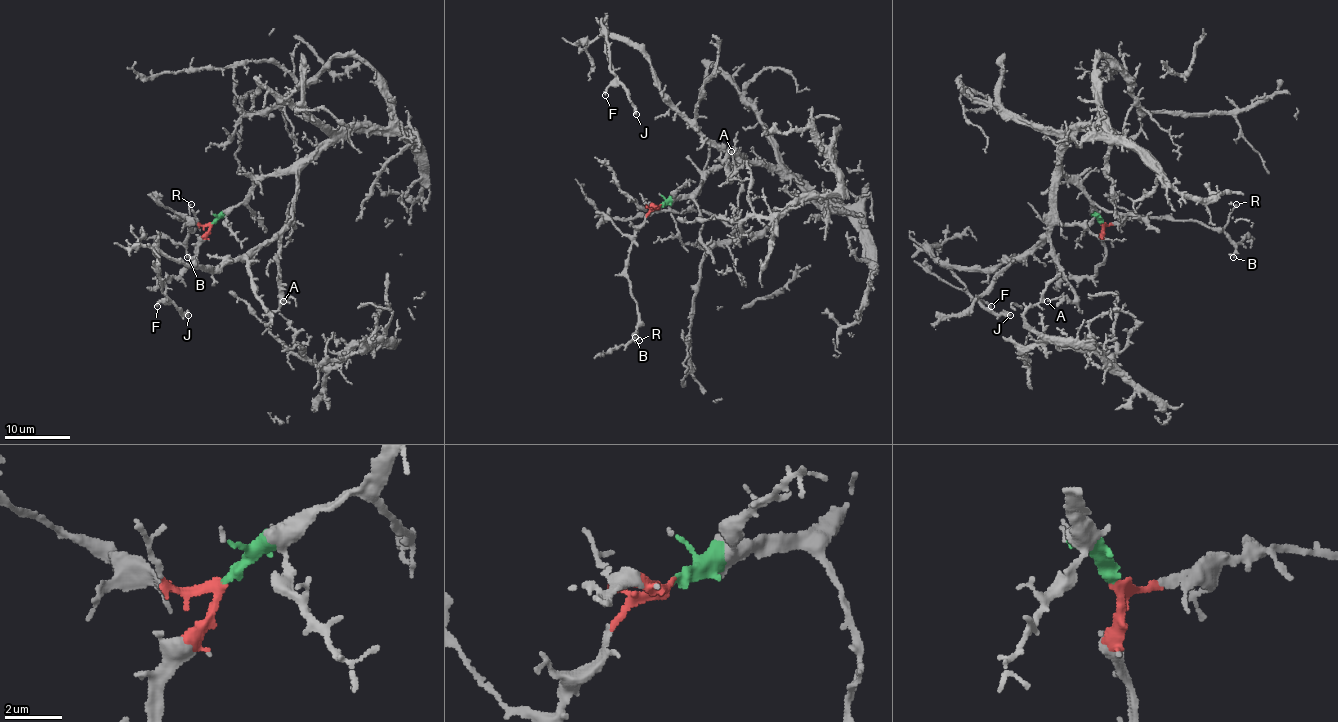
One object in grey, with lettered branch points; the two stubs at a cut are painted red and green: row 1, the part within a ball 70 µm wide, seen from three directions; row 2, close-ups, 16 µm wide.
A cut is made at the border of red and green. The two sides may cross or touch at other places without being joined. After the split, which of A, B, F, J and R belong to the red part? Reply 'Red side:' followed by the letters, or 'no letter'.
Red side: B, R

